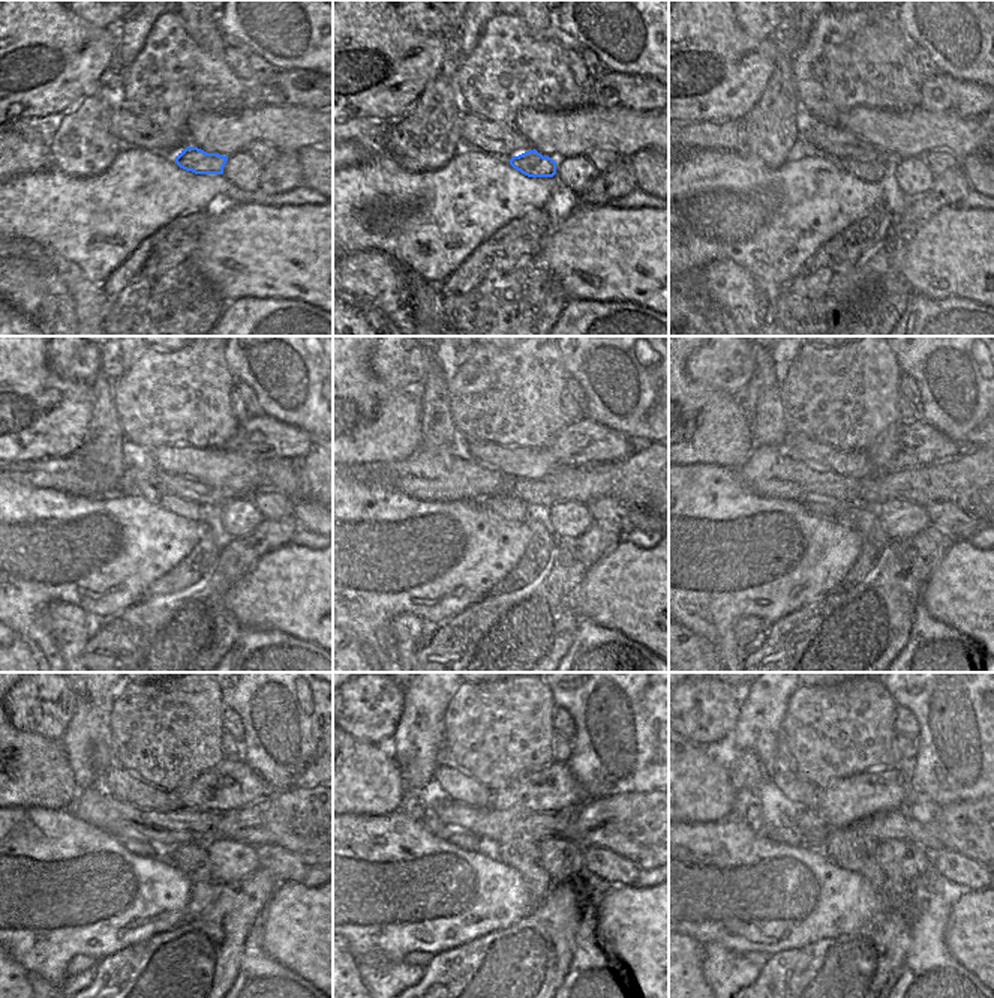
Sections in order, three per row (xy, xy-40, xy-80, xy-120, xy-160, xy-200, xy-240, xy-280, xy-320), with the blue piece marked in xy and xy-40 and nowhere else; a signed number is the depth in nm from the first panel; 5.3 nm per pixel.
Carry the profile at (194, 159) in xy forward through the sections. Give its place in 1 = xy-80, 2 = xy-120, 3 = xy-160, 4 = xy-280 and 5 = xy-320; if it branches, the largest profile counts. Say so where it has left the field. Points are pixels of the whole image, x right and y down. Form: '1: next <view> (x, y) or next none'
1: next xy-80 (868, 171)
2: next xy-120 (185, 509)
3: next xy-160 (510, 508)
4: next xy-280 (431, 794)
5: next xy-320 (777, 811)

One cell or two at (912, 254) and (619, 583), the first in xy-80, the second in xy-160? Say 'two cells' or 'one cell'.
one cell

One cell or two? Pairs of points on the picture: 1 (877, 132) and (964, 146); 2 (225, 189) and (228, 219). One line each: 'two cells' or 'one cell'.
1: one cell
2: two cells

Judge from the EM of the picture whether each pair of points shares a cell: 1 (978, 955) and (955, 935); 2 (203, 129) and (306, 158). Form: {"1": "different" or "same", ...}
{"1": "same", "2": "different"}

